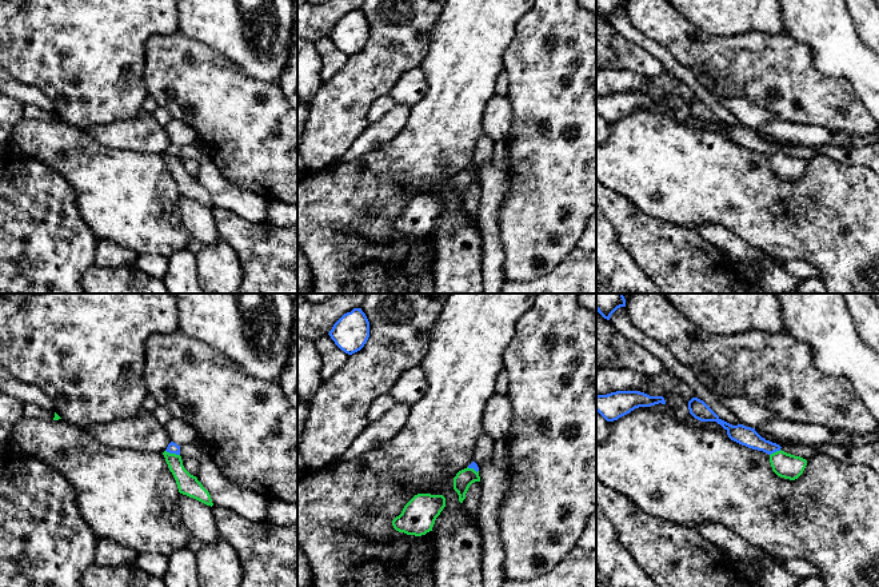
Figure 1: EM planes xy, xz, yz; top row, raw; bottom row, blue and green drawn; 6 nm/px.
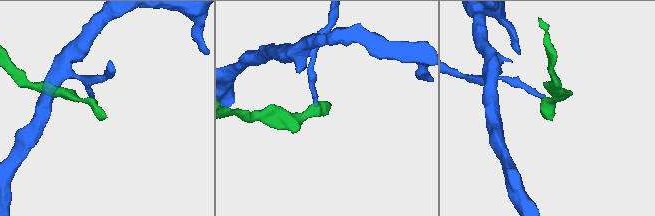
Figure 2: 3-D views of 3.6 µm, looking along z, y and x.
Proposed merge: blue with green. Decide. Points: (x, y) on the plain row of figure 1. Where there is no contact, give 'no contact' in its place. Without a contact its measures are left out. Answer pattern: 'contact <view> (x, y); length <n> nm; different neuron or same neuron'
contact xy (172, 154); length 90 nm; different neuron

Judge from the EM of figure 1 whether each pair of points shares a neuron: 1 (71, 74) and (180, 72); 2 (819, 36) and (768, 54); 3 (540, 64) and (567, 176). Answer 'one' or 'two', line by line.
1: two
2: two
3: one

